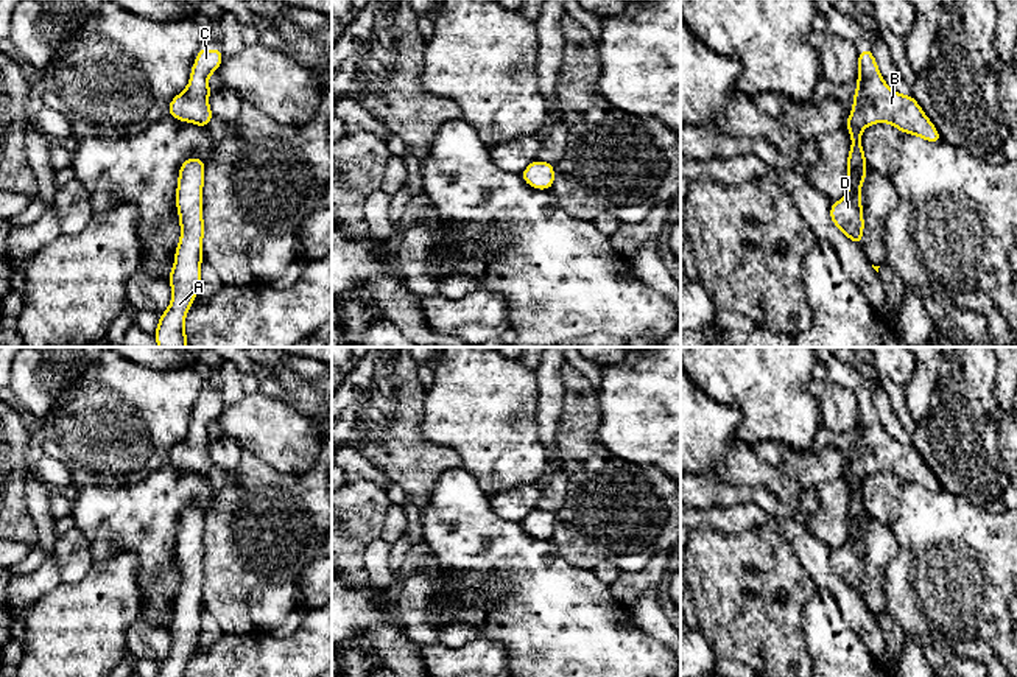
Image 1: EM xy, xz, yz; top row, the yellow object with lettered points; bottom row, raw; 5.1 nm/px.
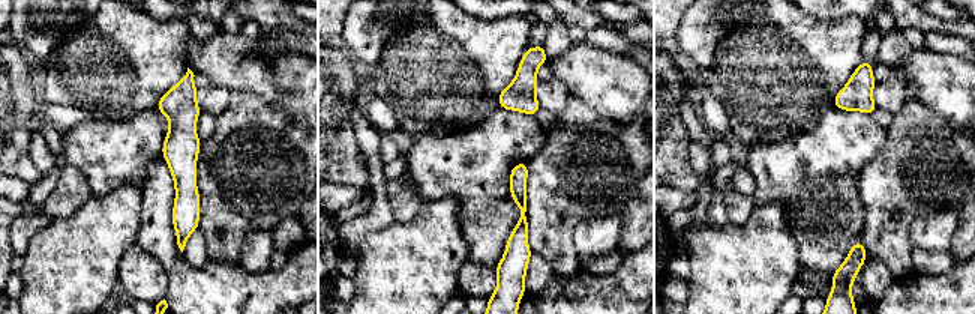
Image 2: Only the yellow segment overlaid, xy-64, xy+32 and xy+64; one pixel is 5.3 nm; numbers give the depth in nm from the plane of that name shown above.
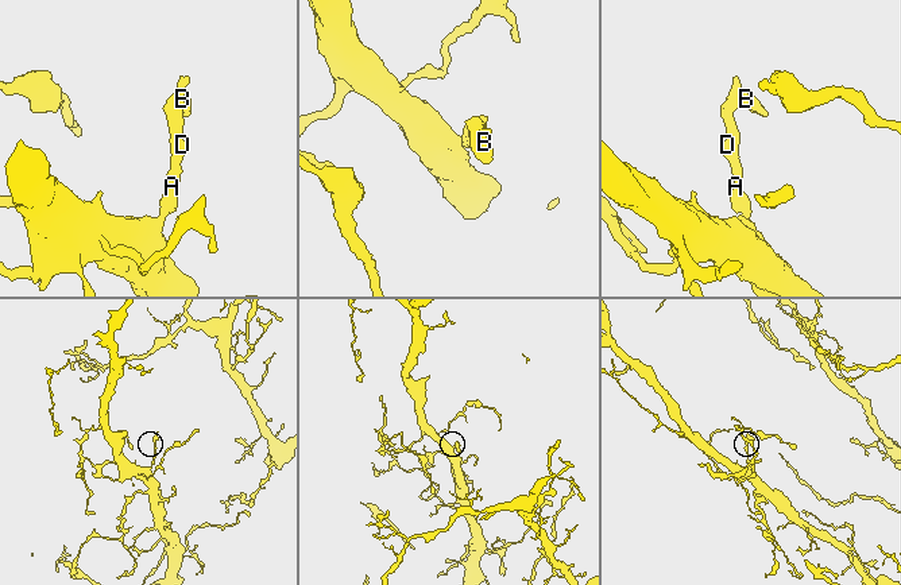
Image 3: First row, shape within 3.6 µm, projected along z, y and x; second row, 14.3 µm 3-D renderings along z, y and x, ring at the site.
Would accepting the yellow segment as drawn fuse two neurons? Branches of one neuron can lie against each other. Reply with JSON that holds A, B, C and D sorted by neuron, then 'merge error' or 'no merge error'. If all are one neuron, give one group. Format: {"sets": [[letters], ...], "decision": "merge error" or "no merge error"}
{"sets": [["A", "B", "C", "D"]], "decision": "no merge error"}

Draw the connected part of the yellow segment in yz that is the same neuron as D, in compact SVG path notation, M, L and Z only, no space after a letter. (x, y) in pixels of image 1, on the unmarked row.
M871 397L858 400L858 414L853 458L844 473L852 487L847 504L847 542L830 554L832 571L857 595L861 593L864 579L860 537L866 529L867 510L861 495L863 478L875 472L889 472L900 481L930 492L942 489L914 445L900 444L885 431Z

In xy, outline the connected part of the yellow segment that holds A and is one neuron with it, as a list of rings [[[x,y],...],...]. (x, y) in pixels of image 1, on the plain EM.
[[[188,506],[179,515],[176,557],[181,587],[174,599],[174,615],[168,623],[171,651],[159,665],[157,677],[185,677],[185,665],[199,643],[202,612],[202,535],[206,510]]]

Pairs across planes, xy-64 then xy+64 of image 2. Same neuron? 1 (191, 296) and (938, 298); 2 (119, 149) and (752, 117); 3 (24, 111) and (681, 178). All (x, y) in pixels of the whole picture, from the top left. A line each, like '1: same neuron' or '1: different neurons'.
1: same neuron
2: different neurons
3: same neuron

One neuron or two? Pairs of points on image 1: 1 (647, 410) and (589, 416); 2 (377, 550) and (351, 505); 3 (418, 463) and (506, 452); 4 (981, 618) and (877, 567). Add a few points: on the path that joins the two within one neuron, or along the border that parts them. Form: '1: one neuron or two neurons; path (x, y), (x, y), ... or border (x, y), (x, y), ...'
1: two neurons; border (595, 391), (600, 406), (598, 439), (609, 450)
2: two neurons; border (379, 537), (365, 553), (368, 578)
3: two neurons; border (429, 439), (452, 447), (458, 453), (461, 466)
4: two neurons; border (893, 534), (897, 553), (883, 571), (885, 606)

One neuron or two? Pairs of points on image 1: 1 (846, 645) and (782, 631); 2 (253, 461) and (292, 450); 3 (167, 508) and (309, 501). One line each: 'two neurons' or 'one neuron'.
1: two neurons
2: two neurons
3: two neurons

